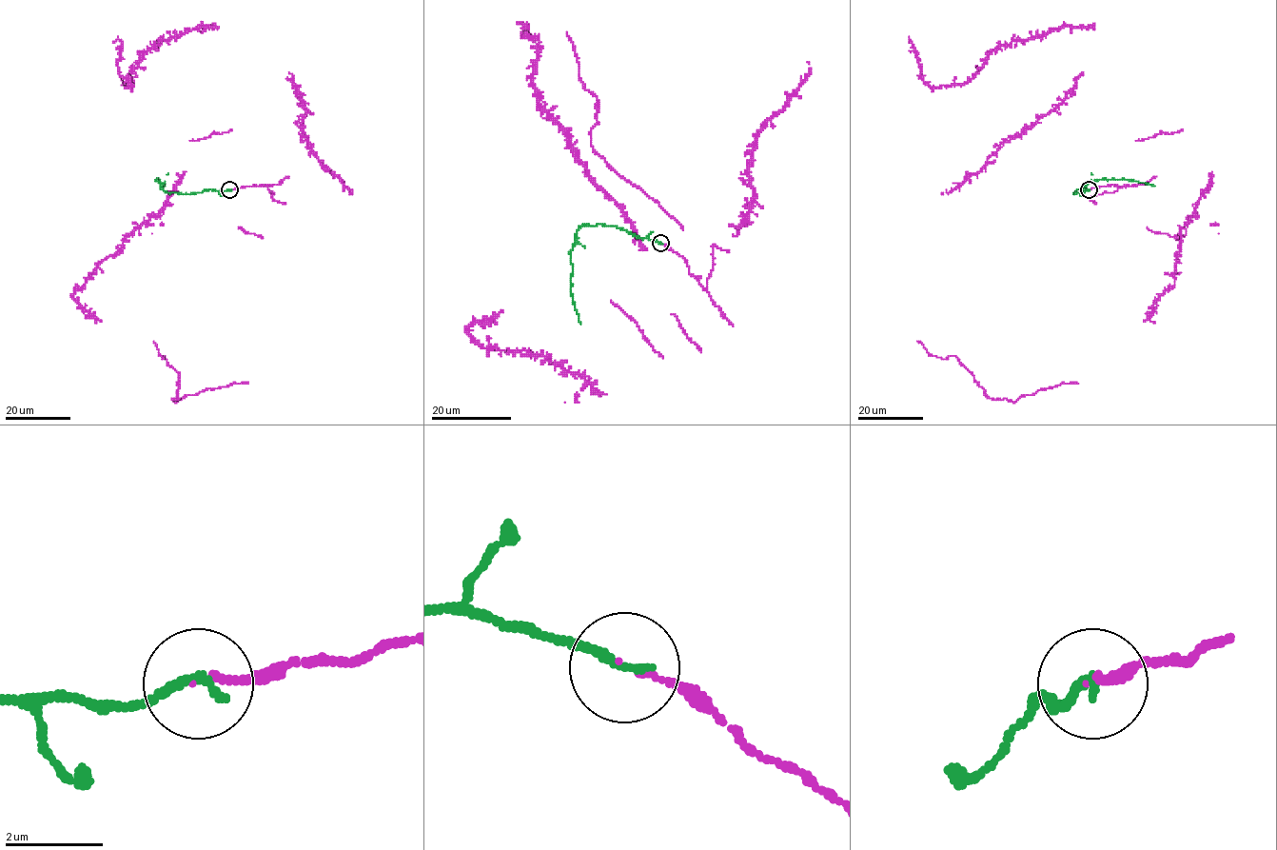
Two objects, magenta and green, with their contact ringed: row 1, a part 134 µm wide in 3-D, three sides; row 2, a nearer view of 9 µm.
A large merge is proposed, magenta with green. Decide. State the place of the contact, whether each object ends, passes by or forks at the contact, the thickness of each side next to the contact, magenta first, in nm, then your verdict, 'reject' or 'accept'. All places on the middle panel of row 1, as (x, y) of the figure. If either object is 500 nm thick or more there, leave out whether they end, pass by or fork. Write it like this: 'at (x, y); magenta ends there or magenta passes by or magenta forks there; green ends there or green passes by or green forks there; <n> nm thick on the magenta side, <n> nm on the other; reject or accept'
at (660, 243); magenta ends there; green ends there; 110 nm thick on the magenta side, 220 nm on the other; accept

